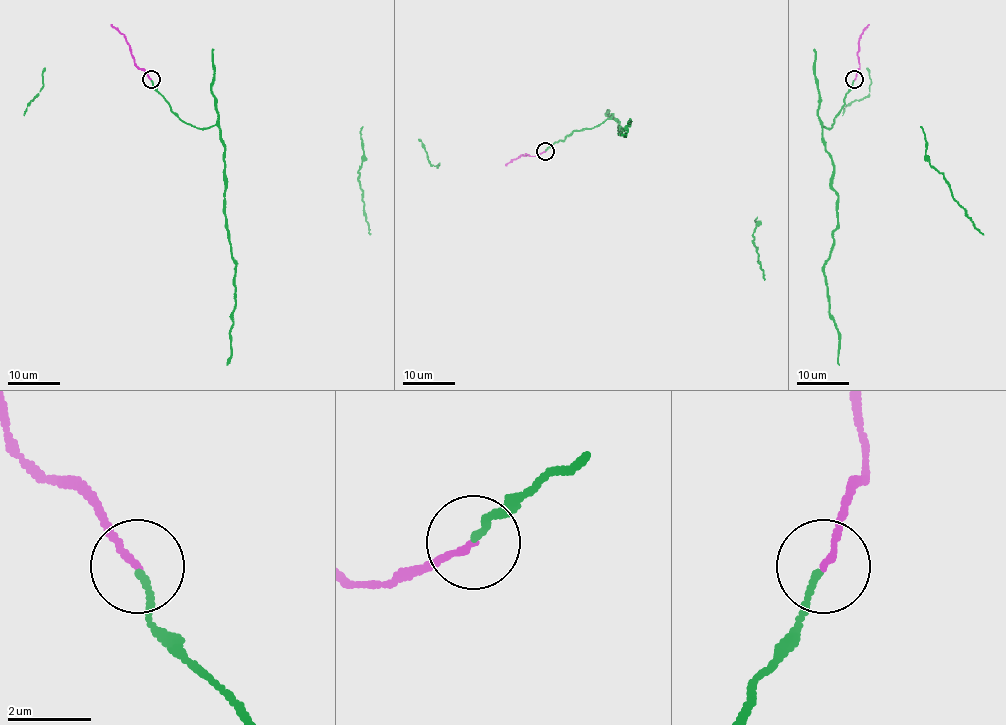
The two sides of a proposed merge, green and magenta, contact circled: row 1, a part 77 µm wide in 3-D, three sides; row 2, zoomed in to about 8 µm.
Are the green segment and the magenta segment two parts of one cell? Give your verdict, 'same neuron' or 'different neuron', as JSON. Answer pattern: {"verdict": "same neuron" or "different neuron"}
{"verdict": "same neuron"}

